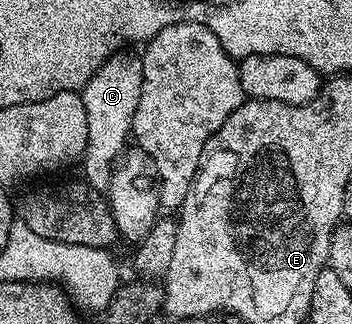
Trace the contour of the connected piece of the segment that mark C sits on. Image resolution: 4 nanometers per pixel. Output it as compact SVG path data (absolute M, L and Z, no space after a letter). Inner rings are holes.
M115 53L100 65L100 69L86 82L80 94L84 101L84 113L88 117L88 141L86 142L85 182L91 187L106 189L110 186L110 172L117 160L127 150L132 135L136 105L140 105L140 89L144 85L144 69L141 58L135 55Z

